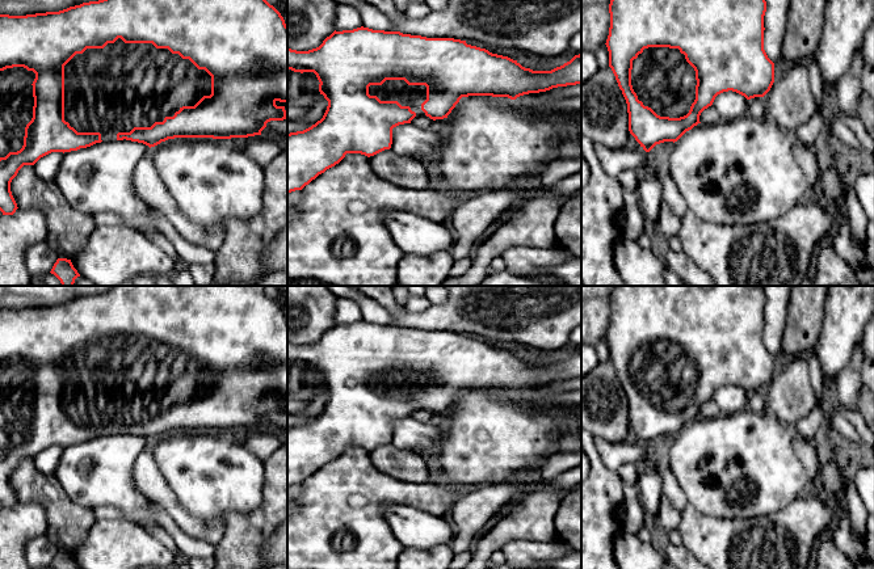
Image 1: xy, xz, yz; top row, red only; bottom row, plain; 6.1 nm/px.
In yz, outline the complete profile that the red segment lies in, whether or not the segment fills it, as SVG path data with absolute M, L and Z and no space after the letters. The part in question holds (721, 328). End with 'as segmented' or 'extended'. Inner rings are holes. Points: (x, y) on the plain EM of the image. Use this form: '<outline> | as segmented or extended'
M617 286L609 298L610 321L606 333L609 345L609 361L612 362L619 383L627 397L629 425L650 446L656 438L677 435L686 425L699 416L701 406L713 399L715 391L723 385L736 385L747 393L764 391L774 376L774 357L764 343L764 309L766 295L756 286Z | extended

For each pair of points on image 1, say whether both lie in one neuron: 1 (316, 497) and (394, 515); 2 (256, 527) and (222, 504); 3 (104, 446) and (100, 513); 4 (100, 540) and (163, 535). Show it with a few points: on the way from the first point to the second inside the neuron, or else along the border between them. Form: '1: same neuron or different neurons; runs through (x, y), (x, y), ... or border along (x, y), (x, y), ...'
1: different neurons; border along (407, 504), (390, 504), (383, 511), (398, 540)
2: different neurons; border along (261, 497), (256, 508), (231, 513), (225, 521)
3: different neurons; border along (93, 509), (113, 506), (126, 518)
4: different neurons; border along (141, 527), (160, 540), (175, 555)

